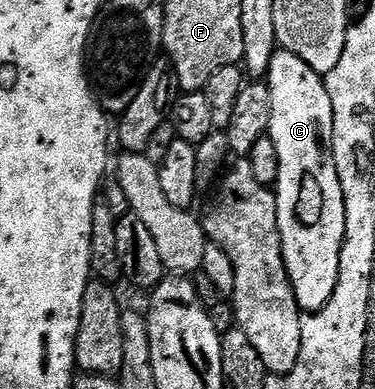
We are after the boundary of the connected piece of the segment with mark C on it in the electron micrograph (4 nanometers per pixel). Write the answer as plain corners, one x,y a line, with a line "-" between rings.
278,48
271,59
267,84
271,91
271,123
267,135
275,143
275,155
279,155
279,175
275,192
283,263
287,267
297,306
305,313
318,313
320,309
327,307
331,295
335,295
335,287
339,283
341,252
345,242
345,200
343,187
339,183
339,171
333,158
331,95
327,95
322,74
307,67
307,63
299,59
299,55
282,48

